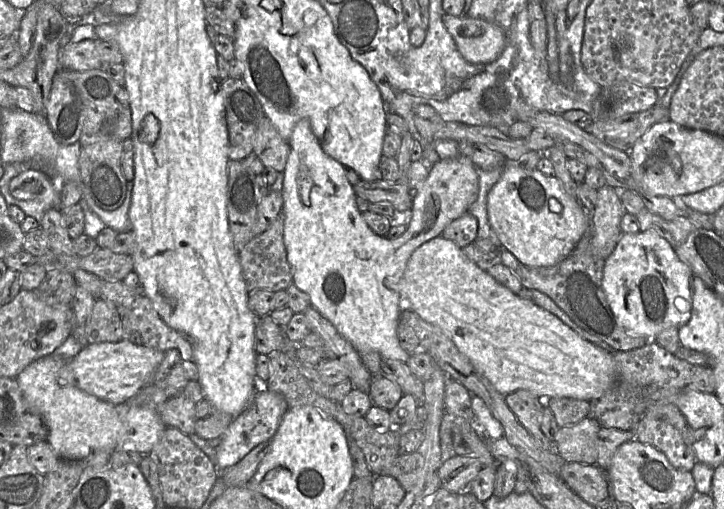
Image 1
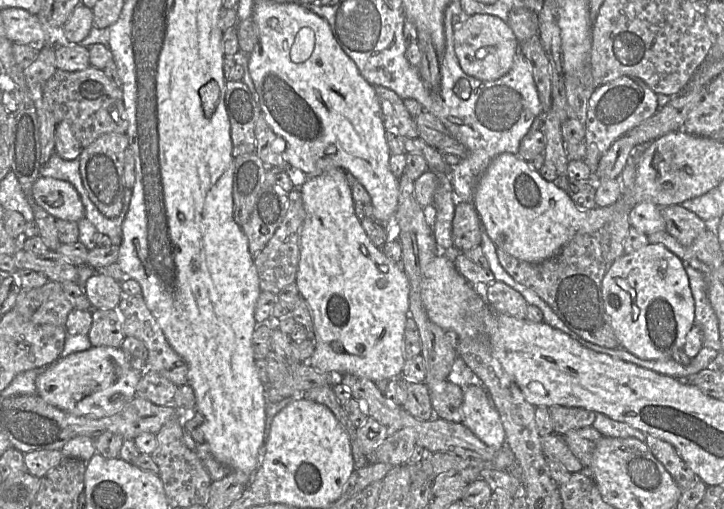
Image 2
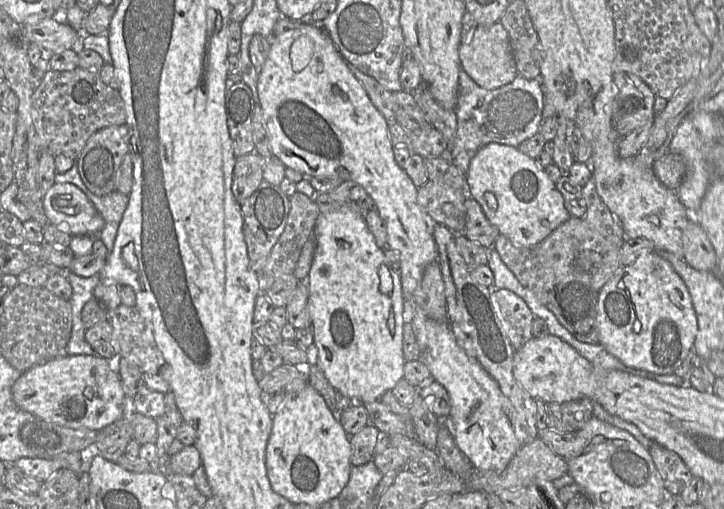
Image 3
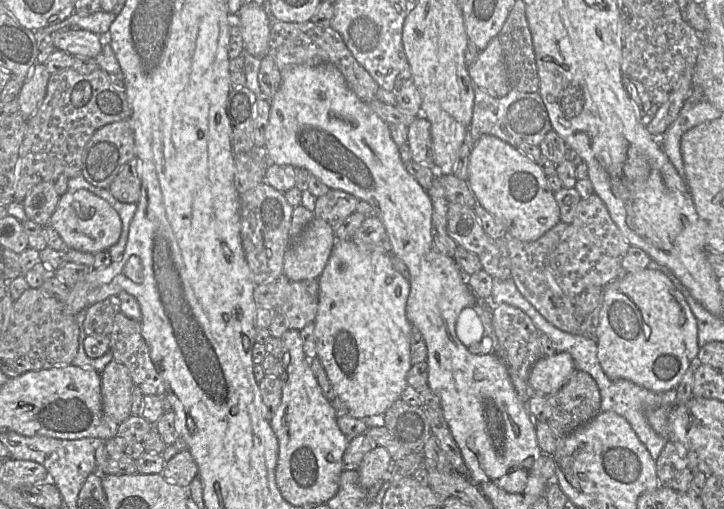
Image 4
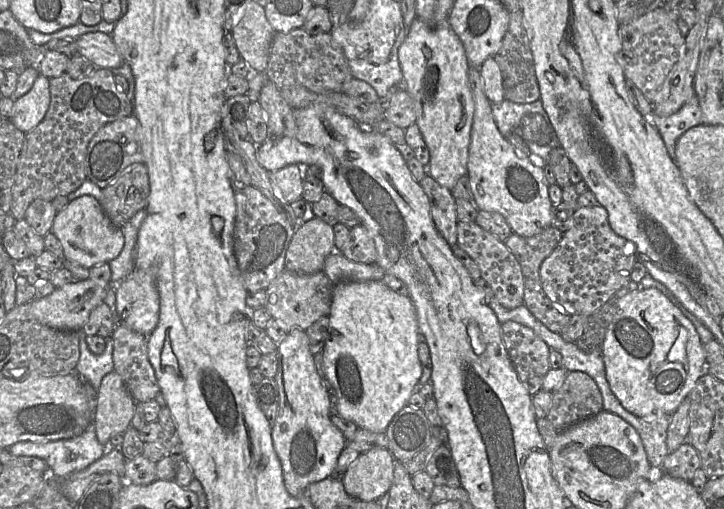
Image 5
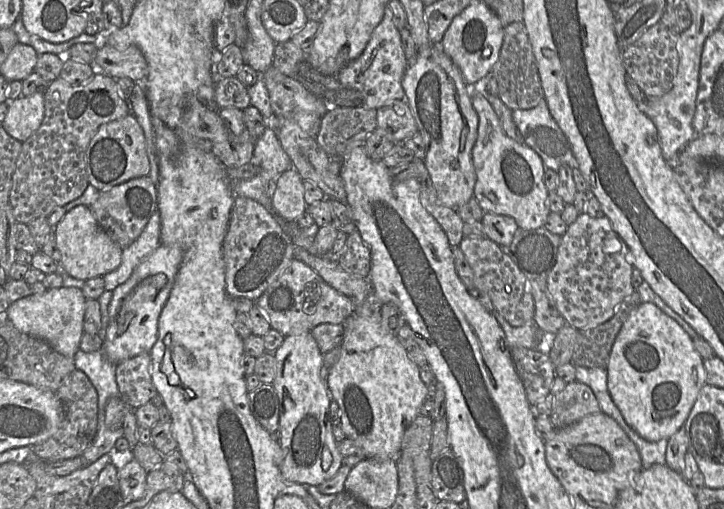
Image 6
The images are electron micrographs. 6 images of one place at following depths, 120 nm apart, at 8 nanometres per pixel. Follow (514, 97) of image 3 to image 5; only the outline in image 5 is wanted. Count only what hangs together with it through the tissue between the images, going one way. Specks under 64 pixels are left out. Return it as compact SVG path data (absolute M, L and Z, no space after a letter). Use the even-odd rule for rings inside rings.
M504 99L492 104L492 113L505 138L520 137L533 155L538 155L545 161L554 148L561 146L541 99L523 104Z

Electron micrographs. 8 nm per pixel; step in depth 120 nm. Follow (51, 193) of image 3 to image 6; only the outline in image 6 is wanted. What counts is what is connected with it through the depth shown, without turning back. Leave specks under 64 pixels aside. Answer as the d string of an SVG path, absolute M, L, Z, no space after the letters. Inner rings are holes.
M78 205L66 212L54 227L54 234L57 248L61 253L59 264L74 278L86 281L103 277L121 264L123 249L98 225L88 206Z

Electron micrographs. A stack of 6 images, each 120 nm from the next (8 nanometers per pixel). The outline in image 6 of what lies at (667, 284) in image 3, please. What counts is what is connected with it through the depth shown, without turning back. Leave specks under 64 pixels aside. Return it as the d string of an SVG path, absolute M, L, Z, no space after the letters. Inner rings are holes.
M651 302L641 303L630 313L615 339L606 369L608 376L608 391L614 403L619 408L627 424L630 425L642 438L650 442L657 442L663 438L669 439L674 433L685 425L701 388L706 384L704 360L695 349L693 339L674 319L665 314L658 306Z

